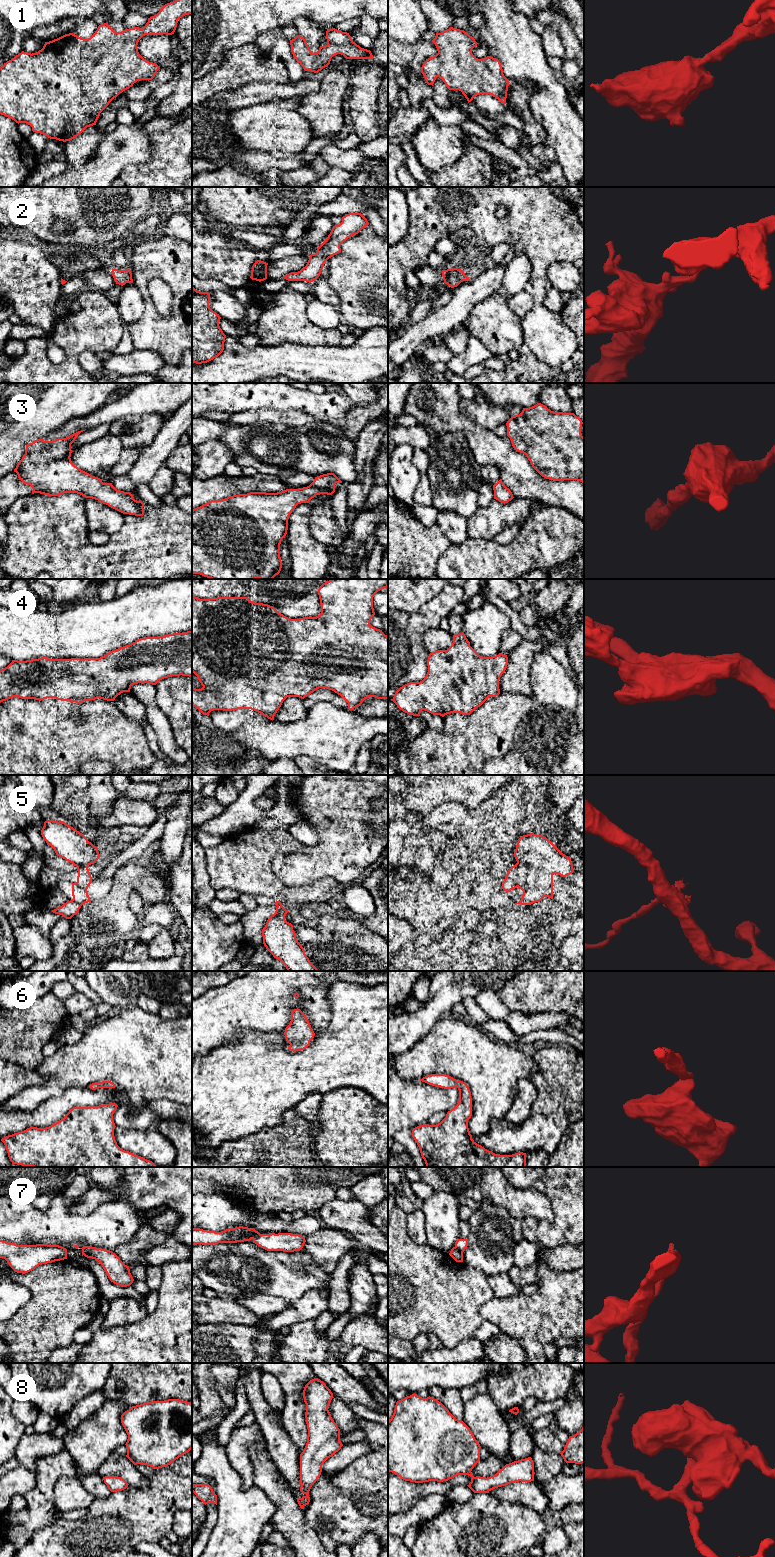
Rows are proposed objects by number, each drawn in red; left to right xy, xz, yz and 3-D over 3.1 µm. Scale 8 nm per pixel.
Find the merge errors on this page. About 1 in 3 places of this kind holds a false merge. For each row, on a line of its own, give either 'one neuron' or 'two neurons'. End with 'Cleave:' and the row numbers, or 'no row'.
1: one neuron
2: one neuron
3: one neuron
4: one neuron
5: two neurons
6: one neuron
7: two neurons
8: one neuron
Cleave: 5, 7

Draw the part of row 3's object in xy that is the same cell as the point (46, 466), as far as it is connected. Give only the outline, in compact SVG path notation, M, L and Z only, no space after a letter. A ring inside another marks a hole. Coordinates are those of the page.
M85 430L78 431L66 438L58 438L53 441L37 439L27 444L25 454L14 469L19 480L32 487L32 494L59 496L64 493L77 493L85 498L98 500L123 514L143 516L145 504L141 500L135 500L130 492L117 490L112 483L103 483L100 478L92 476L72 463L71 444L83 431Z

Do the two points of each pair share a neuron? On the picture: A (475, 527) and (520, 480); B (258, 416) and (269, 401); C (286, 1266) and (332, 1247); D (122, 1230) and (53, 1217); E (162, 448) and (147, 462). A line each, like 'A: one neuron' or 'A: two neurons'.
A: two neurons
B: two neurons
C: two neurons
D: one neuron
E: one neuron

